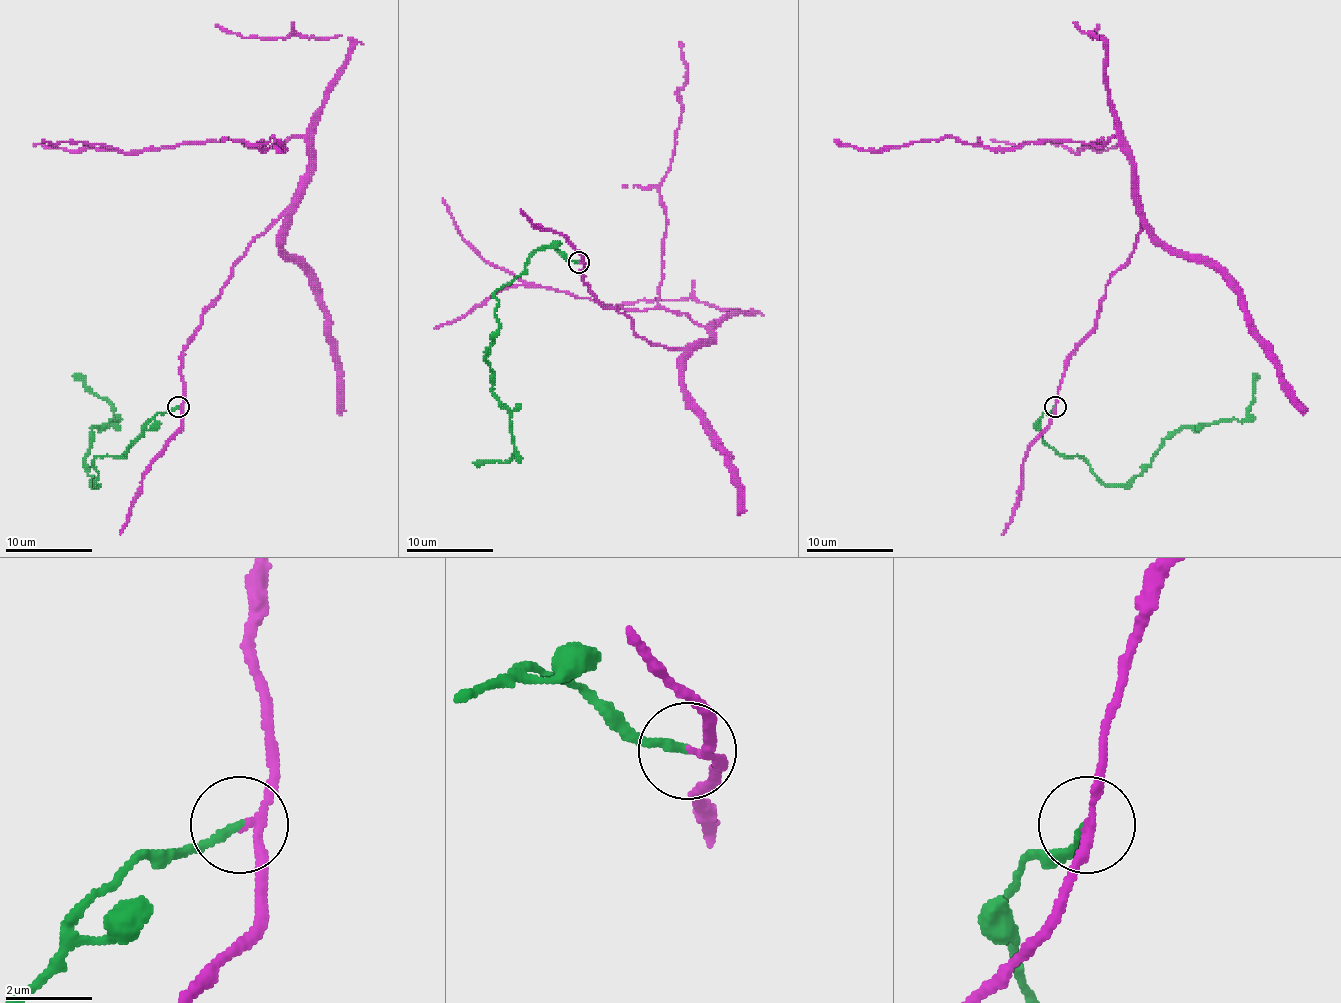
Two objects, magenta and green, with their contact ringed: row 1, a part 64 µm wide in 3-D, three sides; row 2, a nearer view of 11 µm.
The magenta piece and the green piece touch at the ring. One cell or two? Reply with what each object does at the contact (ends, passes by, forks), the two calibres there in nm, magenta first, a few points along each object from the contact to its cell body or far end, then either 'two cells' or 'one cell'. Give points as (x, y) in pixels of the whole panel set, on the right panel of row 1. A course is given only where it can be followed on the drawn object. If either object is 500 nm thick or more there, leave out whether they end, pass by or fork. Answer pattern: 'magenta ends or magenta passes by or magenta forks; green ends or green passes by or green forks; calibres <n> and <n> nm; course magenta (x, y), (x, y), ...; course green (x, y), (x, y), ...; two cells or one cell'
magenta passes by; green ends; calibres 170 and 200 nm; course magenta (1055, 406), (1071, 352), (1140, 230), (1138, 176), (1118, 137), (1101, 148), (953, 137), (873, 150), (834, 139); course green (1055, 406), (1042, 415), (1040, 436), (1081, 456), (1105, 484), (1125, 484), (1183, 428), (1242, 421), (1255, 376); two cells

